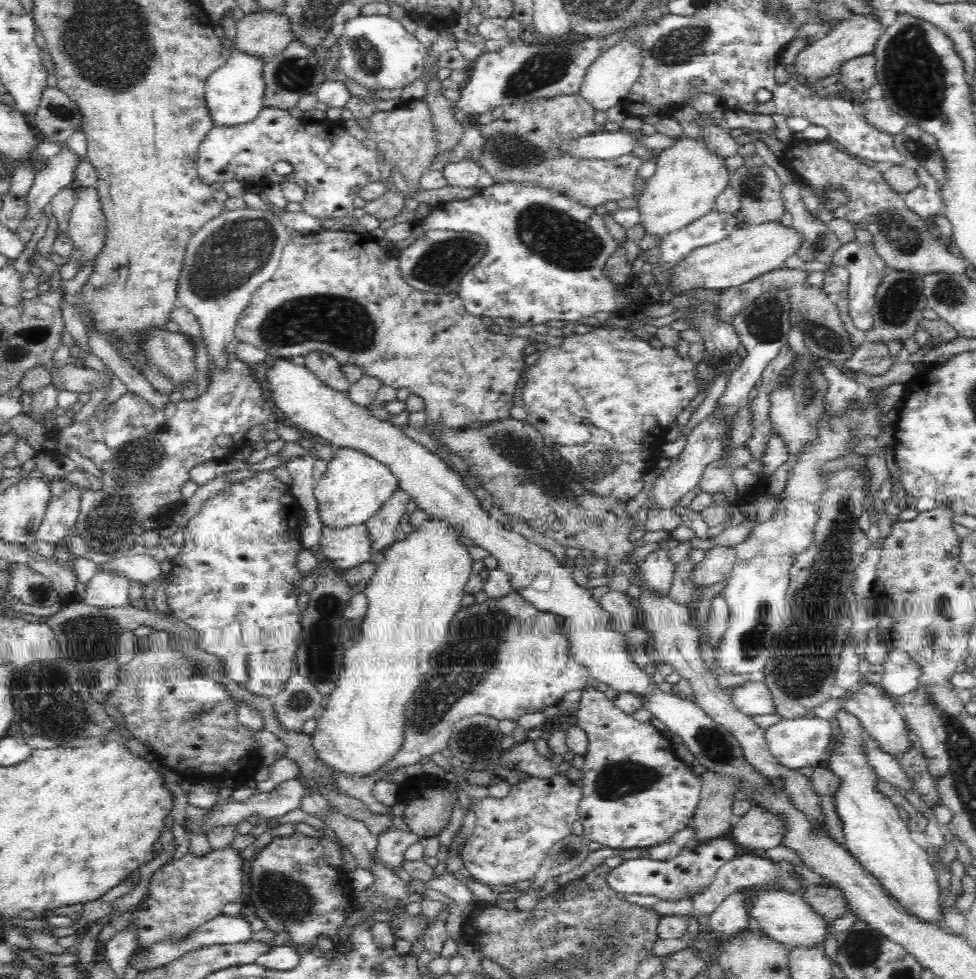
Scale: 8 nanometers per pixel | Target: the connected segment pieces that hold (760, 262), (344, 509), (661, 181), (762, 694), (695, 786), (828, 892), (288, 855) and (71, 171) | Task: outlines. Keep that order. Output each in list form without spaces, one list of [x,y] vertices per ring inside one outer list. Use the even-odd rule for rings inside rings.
[[[781,222],[747,226],[732,231],[726,238],[710,246],[693,250],[672,270],[672,288],[690,290],[706,288],[724,292],[739,288],[742,284],[785,266],[790,256],[797,254],[806,239],[794,227],[785,227]]]
[[[340,447],[335,450],[323,477],[315,483],[313,493],[318,505],[319,519],[331,529],[365,524],[397,487],[397,478],[385,464],[358,450]]]
[[[685,134],[673,138],[676,142],[654,154],[656,173],[646,180],[638,202],[640,222],[648,234],[656,236],[656,242],[666,234],[684,229],[694,220],[715,211],[715,201],[730,184],[726,158],[708,150],[706,140],[689,138]]]
[[[752,680],[735,687],[729,698],[732,705],[745,715],[774,713],[771,693],[762,680]]]
[[[597,689],[584,691],[576,715],[577,725],[588,735],[589,745],[585,753],[584,773],[581,782],[582,798],[577,808],[578,820],[583,825],[587,842],[598,842],[606,848],[650,848],[666,842],[678,830],[691,823],[701,795],[700,777],[694,776],[680,760],[674,758],[673,743],[662,731],[650,724],[636,722],[608,700],[605,692]]]
[[[809,884],[807,890],[800,895],[824,920],[836,920],[850,910],[842,893],[828,885]]]
[[[299,831],[283,837],[274,837],[274,846],[264,846],[260,856],[252,860],[250,902],[256,908],[265,928],[272,932],[288,932],[290,942],[296,948],[312,948],[320,934],[334,936],[344,924],[346,902],[350,900],[348,884],[340,874],[326,864],[324,847]],[[348,892],[348,894],[346,894]]]
[[[66,147],[38,170],[34,178],[34,184],[28,192],[28,214],[26,219],[38,219],[44,207],[50,203],[68,183],[73,182],[78,164],[84,161],[80,155],[76,155],[72,149]]]

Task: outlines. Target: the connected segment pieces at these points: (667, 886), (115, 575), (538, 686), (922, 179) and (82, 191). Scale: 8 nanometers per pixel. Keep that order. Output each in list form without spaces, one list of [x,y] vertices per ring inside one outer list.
[[[720,837],[704,843],[690,840],[672,860],[666,862],[652,860],[646,856],[626,859],[618,867],[610,870],[607,884],[612,890],[622,895],[656,896],[661,900],[676,902],[676,900],[702,894],[712,884],[718,870],[737,857],[736,853],[736,844],[733,839]]]
[[[99,568],[86,585],[83,602],[98,608],[122,607],[129,604],[130,580],[121,572]]]
[[[511,590],[506,594],[506,596],[502,596],[502,598],[490,598],[488,597],[484,602],[477,603],[474,602],[469,606],[462,606],[462,608],[457,612],[457,614],[452,618],[452,621],[449,625],[449,634],[447,637],[447,642],[438,648],[438,651],[435,651],[431,655],[430,660],[430,669],[424,677],[421,679],[421,686],[419,690],[413,695],[413,698],[408,702],[405,710],[405,726],[404,730],[402,730],[402,735],[404,735],[404,742],[402,742],[402,746],[398,748],[398,753],[386,764],[386,766],[381,767],[378,771],[375,771],[372,775],[346,775],[342,773],[337,773],[334,775],[333,773],[333,781],[334,787],[338,789],[338,791],[357,798],[358,800],[364,801],[367,803],[368,808],[375,812],[376,814],[387,814],[390,813],[390,807],[385,807],[384,805],[375,802],[371,790],[374,784],[378,781],[391,781],[390,777],[387,773],[391,771],[396,771],[401,767],[407,767],[410,765],[416,765],[420,763],[420,761],[424,757],[431,757],[434,754],[442,752],[443,749],[448,748],[447,744],[449,742],[449,738],[452,736],[452,731],[454,730],[455,724],[462,719],[477,715],[477,714],[487,714],[497,718],[498,720],[514,720],[517,721],[520,716],[523,714],[532,714],[532,713],[542,713],[547,707],[559,705],[562,701],[562,696],[567,692],[572,692],[573,690],[584,689],[588,686],[588,680],[590,673],[586,667],[580,665],[571,655],[570,655],[570,643],[568,643],[568,635],[564,632],[564,621],[562,618],[558,618],[558,615],[554,615],[551,613],[542,613],[541,610],[534,608],[527,602],[525,598],[519,596],[517,591]]]
[[[918,168],[914,172],[919,179],[919,189],[915,192],[903,194],[902,198],[909,210],[914,211],[922,219],[928,218],[932,221],[943,206],[939,188],[936,188],[935,180],[930,177],[928,171]]]
[[[97,186],[80,188],[71,213],[68,235],[75,246],[70,260],[95,260],[102,250],[107,233],[107,221],[99,200]]]

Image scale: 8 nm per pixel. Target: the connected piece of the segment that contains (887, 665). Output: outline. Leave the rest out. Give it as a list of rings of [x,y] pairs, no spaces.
[[[890,649],[883,665],[884,673],[879,686],[892,698],[906,696],[918,688],[922,667],[914,663],[906,652]]]

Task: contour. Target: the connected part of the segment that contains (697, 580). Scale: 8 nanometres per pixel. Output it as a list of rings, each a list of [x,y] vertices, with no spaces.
[[[715,544],[704,550],[704,556],[698,564],[693,564],[689,579],[696,588],[727,580],[736,560],[735,546]]]

